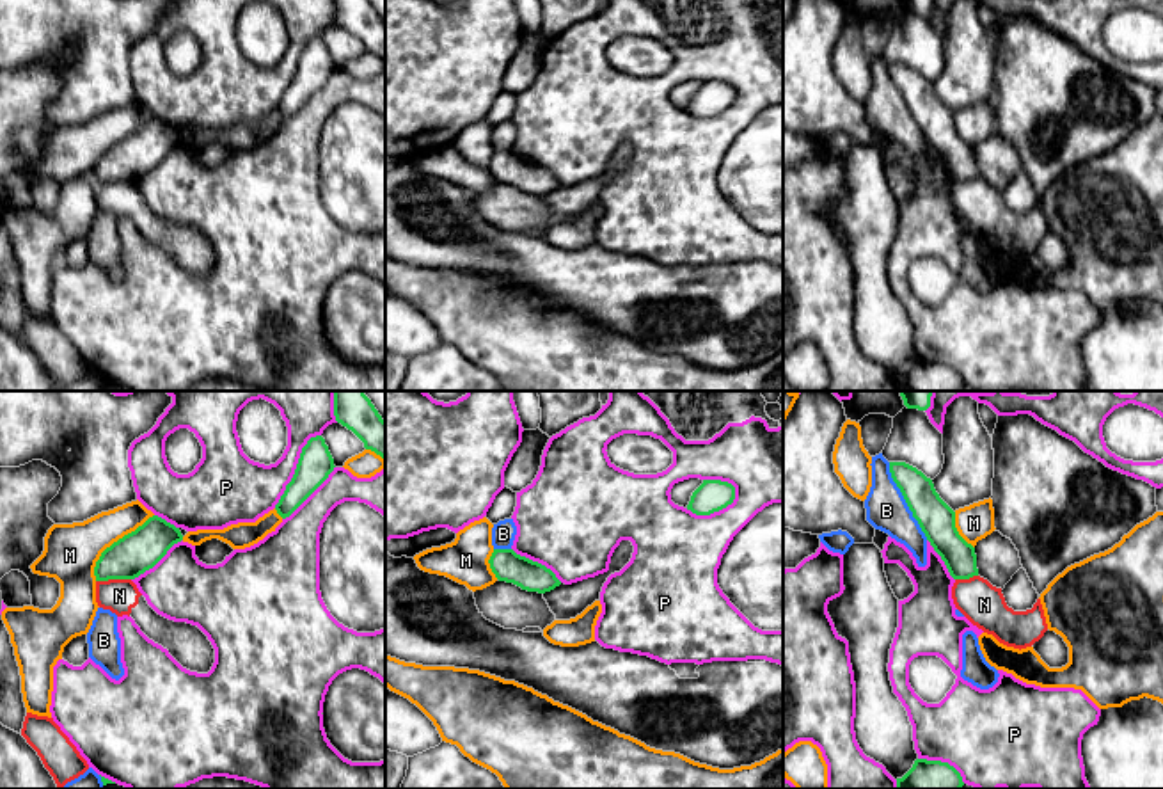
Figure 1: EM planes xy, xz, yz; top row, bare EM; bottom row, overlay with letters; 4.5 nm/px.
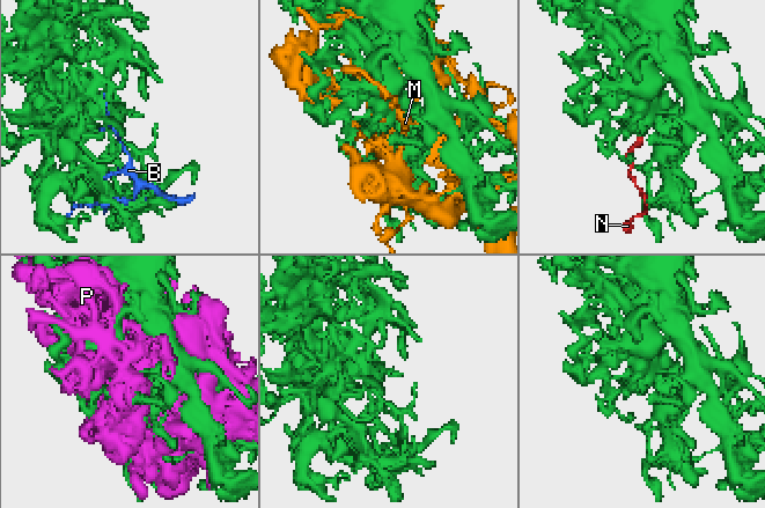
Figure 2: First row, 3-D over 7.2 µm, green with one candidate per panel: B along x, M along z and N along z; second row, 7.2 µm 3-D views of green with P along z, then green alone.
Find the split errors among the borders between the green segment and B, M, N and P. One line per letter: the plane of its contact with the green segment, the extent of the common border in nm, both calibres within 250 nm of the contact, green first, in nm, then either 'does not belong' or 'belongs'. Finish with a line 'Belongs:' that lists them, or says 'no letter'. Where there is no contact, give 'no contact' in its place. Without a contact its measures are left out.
B: contact in yz; length 400 nm; calibres 160 and 190 nm; does not belong
M: contact in xy; length 400 nm; calibres 190 and 240 nm; does not belong
N: contact in xy; length 160 nm; calibres 190 and 160 nm; does not belong
P: contact in xz; length 260 nm; calibres 150 and 380 nm; does not belong
Belongs: no letter

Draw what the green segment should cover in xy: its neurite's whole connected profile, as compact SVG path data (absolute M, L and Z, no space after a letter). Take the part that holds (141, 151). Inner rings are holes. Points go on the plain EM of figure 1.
M153 117L101 155L94 169L96 183L135 181L153 171L181 142L179 130Z

